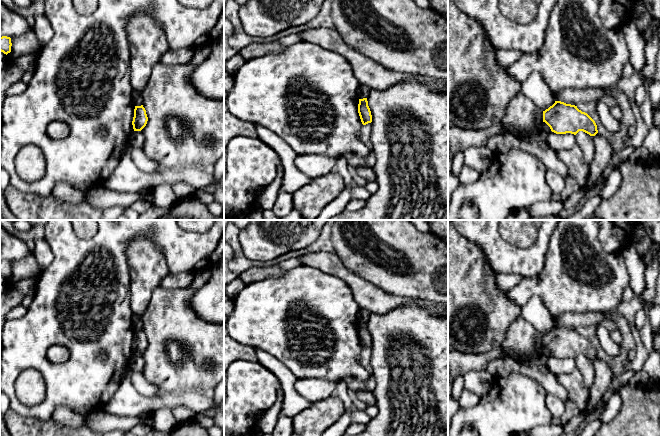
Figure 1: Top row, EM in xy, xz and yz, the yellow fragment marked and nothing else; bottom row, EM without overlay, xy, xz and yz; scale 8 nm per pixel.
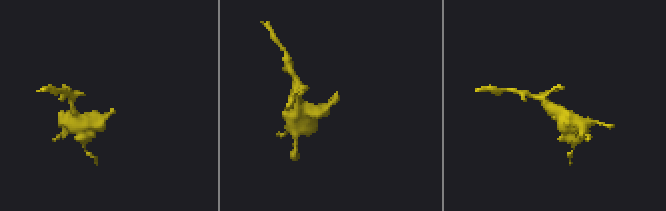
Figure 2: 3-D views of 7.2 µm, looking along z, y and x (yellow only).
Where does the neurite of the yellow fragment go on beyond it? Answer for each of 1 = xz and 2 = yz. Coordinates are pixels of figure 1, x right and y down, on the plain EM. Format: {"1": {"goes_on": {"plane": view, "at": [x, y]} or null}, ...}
{"1": {"goes_on": null}, "2": {"goes_on": null}}

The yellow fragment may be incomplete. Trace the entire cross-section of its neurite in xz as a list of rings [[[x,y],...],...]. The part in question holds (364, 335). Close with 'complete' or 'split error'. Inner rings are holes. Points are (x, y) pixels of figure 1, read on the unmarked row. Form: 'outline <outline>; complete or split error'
outline [[[367,322],[359,323],[358,337],[363,349],[372,346],[372,339],[370,332],[368,330]]]; complete

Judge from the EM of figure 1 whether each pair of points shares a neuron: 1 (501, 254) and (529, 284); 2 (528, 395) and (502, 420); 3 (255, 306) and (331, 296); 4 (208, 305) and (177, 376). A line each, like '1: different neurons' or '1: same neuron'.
1: different neurons
2: same neuron
3: same neuron
4: different neurons

